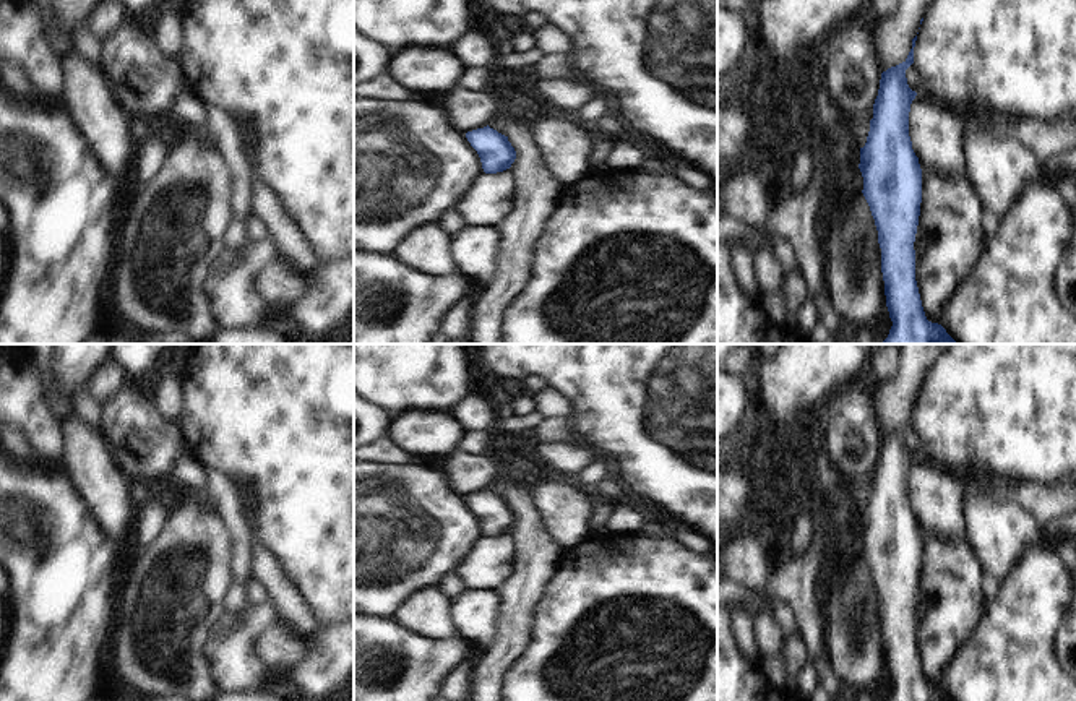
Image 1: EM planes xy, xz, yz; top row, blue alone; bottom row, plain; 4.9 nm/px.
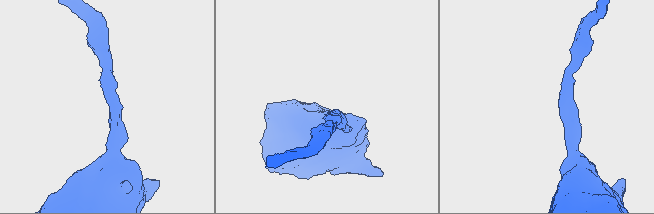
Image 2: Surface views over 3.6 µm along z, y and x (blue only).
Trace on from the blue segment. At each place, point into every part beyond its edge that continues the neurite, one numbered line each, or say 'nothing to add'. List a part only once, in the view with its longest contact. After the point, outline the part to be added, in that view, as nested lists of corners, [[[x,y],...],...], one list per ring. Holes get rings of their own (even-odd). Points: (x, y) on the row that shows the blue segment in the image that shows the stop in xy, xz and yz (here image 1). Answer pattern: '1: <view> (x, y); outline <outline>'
nothing to add

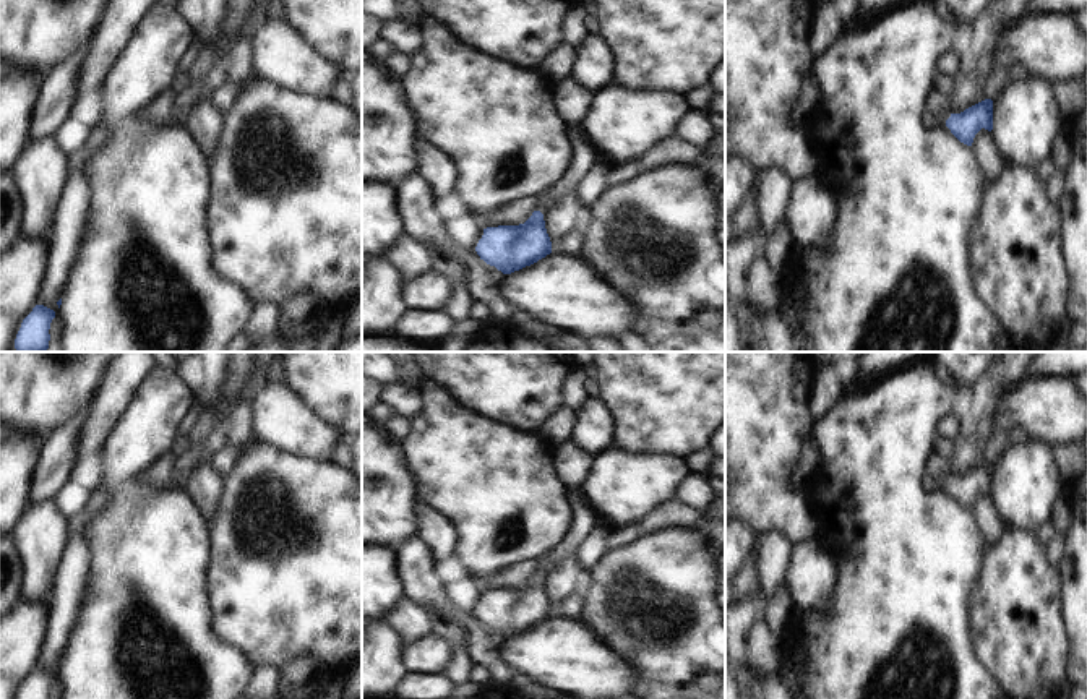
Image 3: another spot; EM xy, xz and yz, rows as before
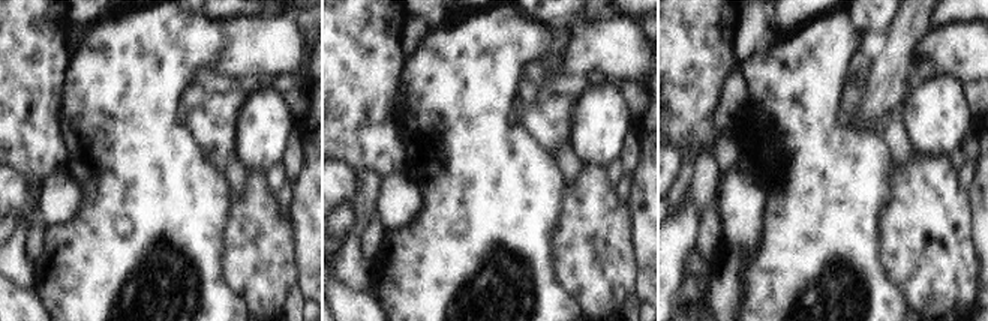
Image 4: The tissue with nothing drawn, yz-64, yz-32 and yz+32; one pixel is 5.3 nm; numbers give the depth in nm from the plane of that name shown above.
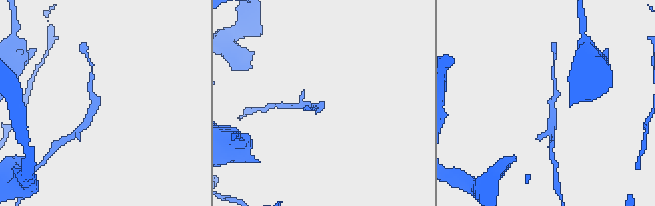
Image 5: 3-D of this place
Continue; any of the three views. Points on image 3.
1: yz (940, 104); outline [[[939,91],[931,96],[931,117],[938,120],[938,127],[951,133],[951,130],[946,127],[946,120],[951,117],[949,99]]]

